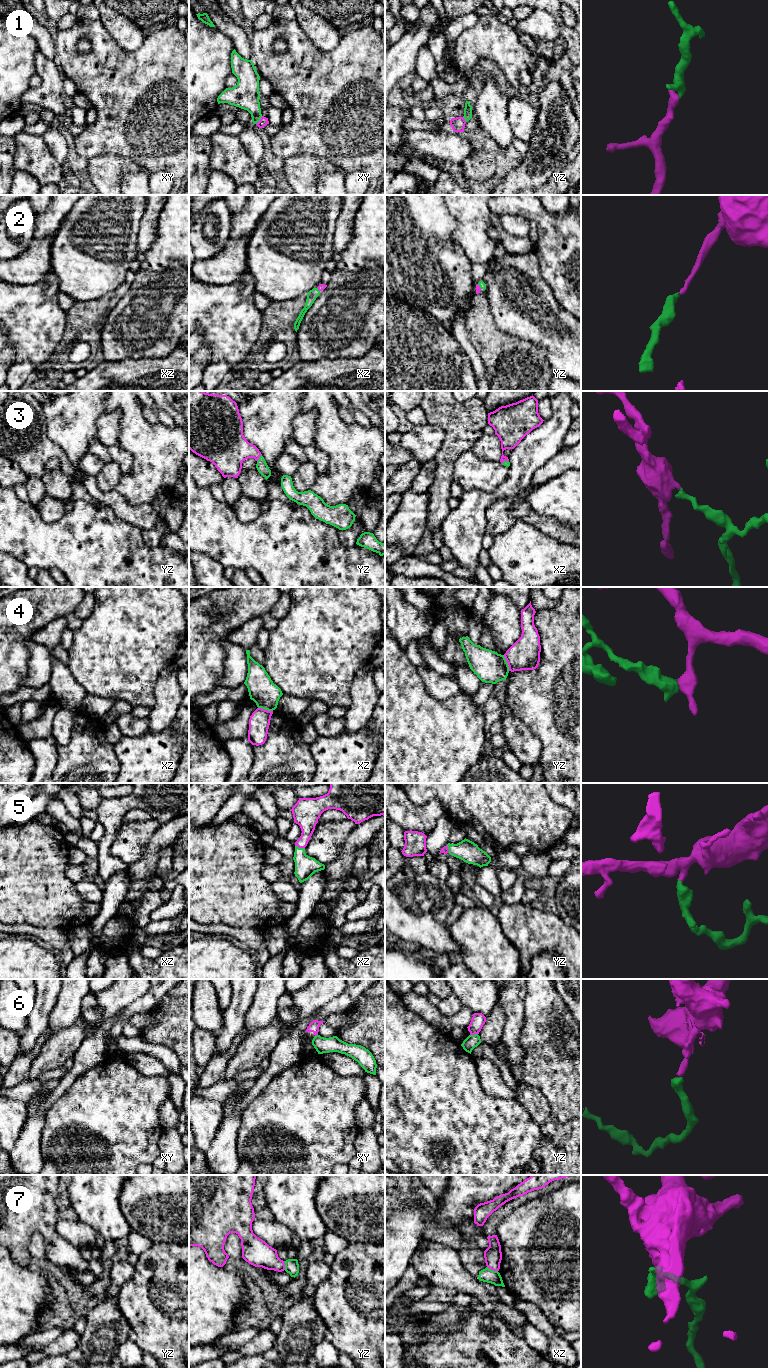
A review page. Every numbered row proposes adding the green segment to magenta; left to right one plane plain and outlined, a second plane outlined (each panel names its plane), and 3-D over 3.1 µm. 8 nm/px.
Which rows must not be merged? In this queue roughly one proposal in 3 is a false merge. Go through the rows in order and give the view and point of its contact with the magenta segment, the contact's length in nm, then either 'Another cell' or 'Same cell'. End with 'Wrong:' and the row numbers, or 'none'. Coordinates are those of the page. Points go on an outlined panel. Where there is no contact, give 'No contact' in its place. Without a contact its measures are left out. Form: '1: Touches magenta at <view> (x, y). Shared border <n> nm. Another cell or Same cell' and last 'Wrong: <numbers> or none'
1: Touches magenta at xy (260, 120). Shared border 90 nm. Same cell
2: Touches magenta at yz (479, 286). Shared border 50 nm. Same cell
3: Touches magenta at yz (258, 458). Shared border 70 nm. Same cell
4: Touches magenta at yz (507, 662). Shared border 140 nm. Another cell
5: Touches magenta at xz (300, 847). Shared border 80 nm. Same cell
6: Touches magenta at yz (473, 1034). Shared border 70 nm. Another cell
7: Touches magenta at xz (492, 1269). Shared border 100 nm. Another cell
Wrong: 4, 6, 7

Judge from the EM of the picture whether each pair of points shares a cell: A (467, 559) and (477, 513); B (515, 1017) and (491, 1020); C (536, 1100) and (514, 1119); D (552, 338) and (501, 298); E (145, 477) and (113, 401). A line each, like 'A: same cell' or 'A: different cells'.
A: same cell
B: different cells
C: different cells
D: same cell
E: same cell

